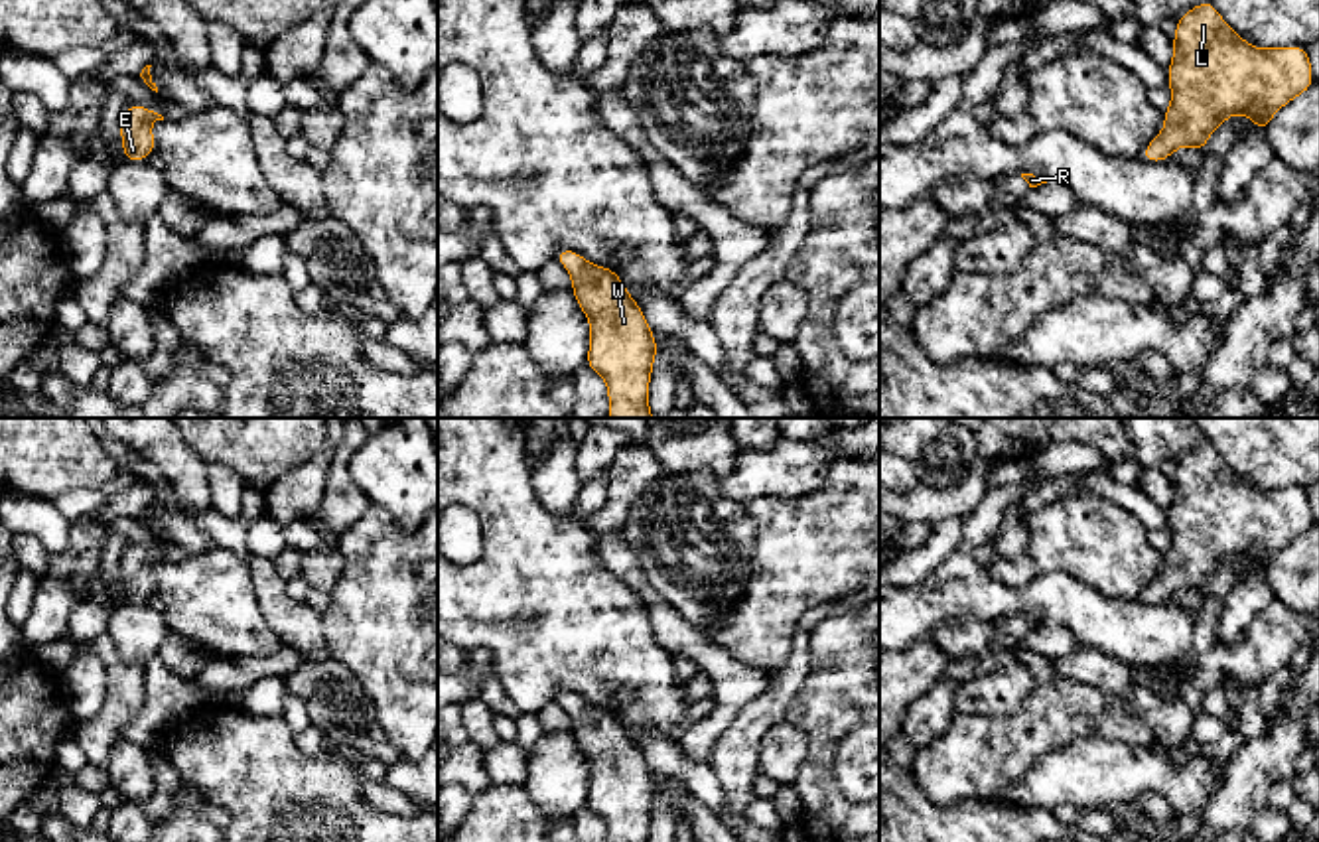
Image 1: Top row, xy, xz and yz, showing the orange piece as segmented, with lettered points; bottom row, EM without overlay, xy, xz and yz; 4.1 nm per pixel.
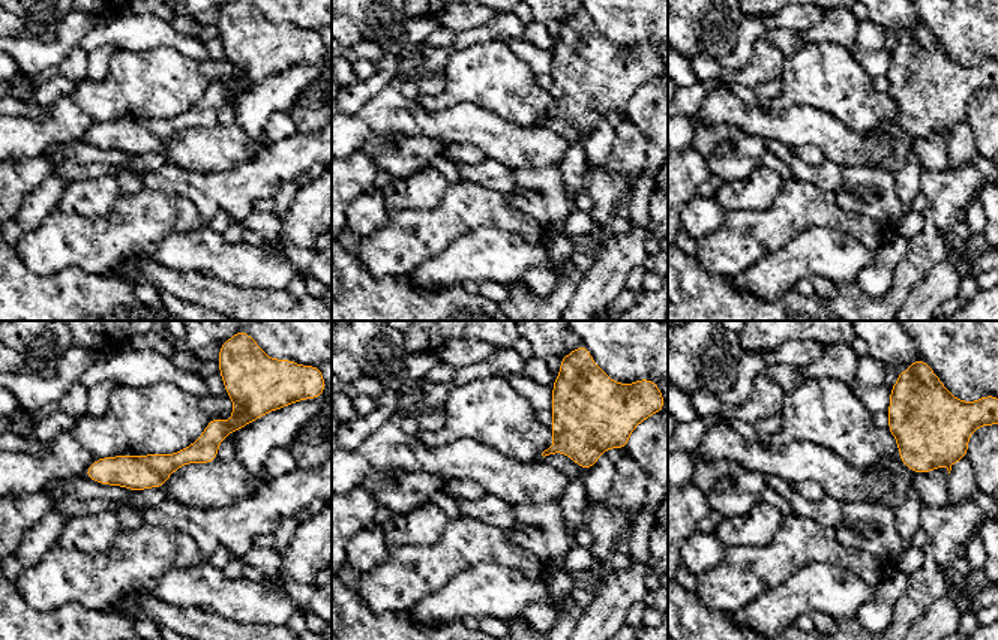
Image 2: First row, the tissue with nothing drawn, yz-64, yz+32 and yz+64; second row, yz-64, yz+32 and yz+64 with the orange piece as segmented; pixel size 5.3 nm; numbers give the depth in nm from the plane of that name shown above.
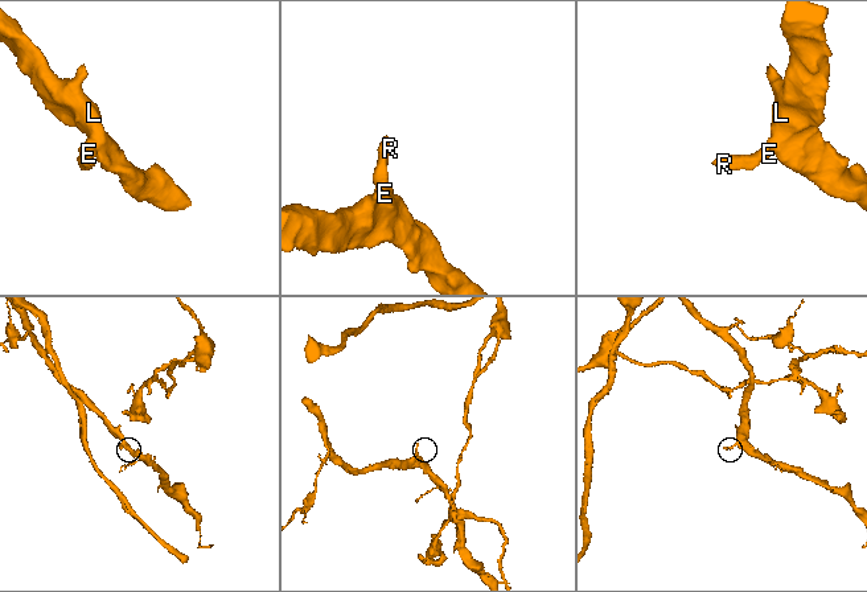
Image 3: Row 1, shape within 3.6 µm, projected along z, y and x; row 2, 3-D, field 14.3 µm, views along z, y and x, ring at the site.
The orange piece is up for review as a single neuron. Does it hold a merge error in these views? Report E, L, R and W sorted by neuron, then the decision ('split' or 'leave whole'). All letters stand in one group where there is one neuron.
E L R W; leave whole

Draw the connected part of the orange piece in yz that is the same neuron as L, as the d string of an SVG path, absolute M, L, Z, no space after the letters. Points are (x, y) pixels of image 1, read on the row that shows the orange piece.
M1203 0L1175 22L1173 61L1167 65L1167 85L1173 97L1161 112L1163 130L1140 154L1144 162L1167 162L1181 146L1197 148L1203 154L1209 136L1234 114L1246 114L1256 122L1256 132L1266 134L1272 116L1315 83L1303 45L1272 49L1250 45L1228 28L1211 0Z

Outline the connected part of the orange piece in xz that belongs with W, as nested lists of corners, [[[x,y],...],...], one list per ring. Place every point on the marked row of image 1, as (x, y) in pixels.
[[[558,248],[554,258],[572,276],[570,290],[590,321],[586,367],[605,379],[609,418],[655,418],[649,408],[649,383],[659,345],[641,306],[631,298],[613,268],[590,264],[586,256],[572,248]]]

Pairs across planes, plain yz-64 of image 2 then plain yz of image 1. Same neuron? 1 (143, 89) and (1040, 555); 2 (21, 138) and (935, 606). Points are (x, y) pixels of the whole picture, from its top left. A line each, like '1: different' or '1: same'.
1: same
2: same

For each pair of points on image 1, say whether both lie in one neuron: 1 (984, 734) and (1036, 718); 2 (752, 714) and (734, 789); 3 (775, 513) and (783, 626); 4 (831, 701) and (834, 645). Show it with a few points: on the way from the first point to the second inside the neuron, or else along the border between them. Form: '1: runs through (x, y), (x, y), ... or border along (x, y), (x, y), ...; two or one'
1: runs through (996, 734), (1020, 734), (1024, 730); one
2: runs through (746, 732), (736, 752), (736, 771); one
3: runs through (783, 541), (783, 598); one
4: runs through (842, 687), (842, 659); one

